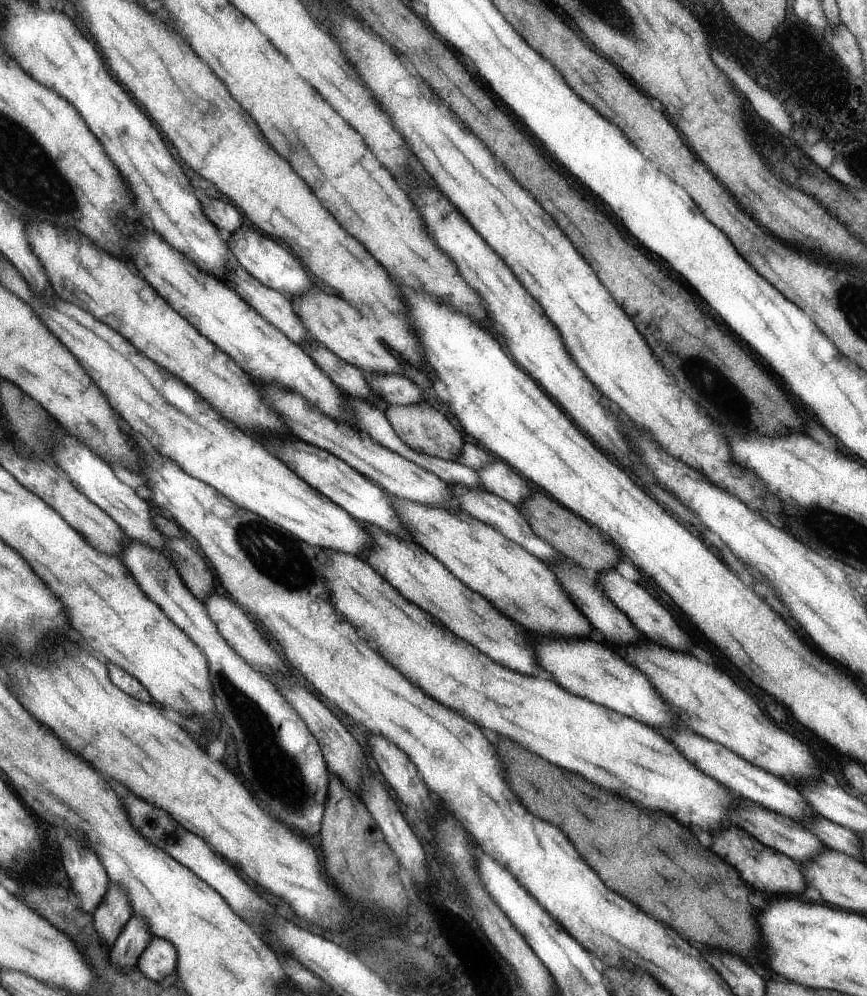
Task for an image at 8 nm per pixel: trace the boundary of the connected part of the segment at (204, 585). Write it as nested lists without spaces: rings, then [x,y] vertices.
[[[169,537],[168,554],[173,556],[174,566],[187,586],[187,589],[203,603],[210,598],[216,590],[215,576],[206,565],[202,556],[195,549],[190,539],[177,539]]]

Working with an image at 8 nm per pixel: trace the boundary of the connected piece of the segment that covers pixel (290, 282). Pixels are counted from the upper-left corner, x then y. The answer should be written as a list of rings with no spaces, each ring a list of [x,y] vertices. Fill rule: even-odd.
[[[238,227],[227,240],[230,250],[233,251],[234,260],[242,268],[257,278],[263,285],[280,291],[287,299],[293,300],[295,296],[307,293],[312,288],[310,276],[302,268],[300,260],[292,256],[292,252],[278,242],[270,240],[268,235],[260,234],[258,230],[252,228]]]

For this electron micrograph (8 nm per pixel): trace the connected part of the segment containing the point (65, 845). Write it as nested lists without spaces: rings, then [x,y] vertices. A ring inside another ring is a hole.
[[[68,836],[60,844],[62,848],[62,858],[64,858],[64,868],[70,878],[70,884],[74,886],[74,894],[80,900],[80,908],[86,914],[93,914],[96,906],[104,900],[110,880],[104,872],[104,866],[96,858],[94,852],[88,848],[80,846],[76,838]]]

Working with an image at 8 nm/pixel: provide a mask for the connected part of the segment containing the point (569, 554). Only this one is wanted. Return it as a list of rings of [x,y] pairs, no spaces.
[[[531,492],[520,504],[517,504],[517,509],[525,515],[534,534],[550,543],[560,555],[594,575],[616,568],[617,562],[621,560],[618,559],[616,548],[606,541],[598,527],[590,525],[581,516],[574,514],[574,511],[560,506],[550,498],[550,495]]]

